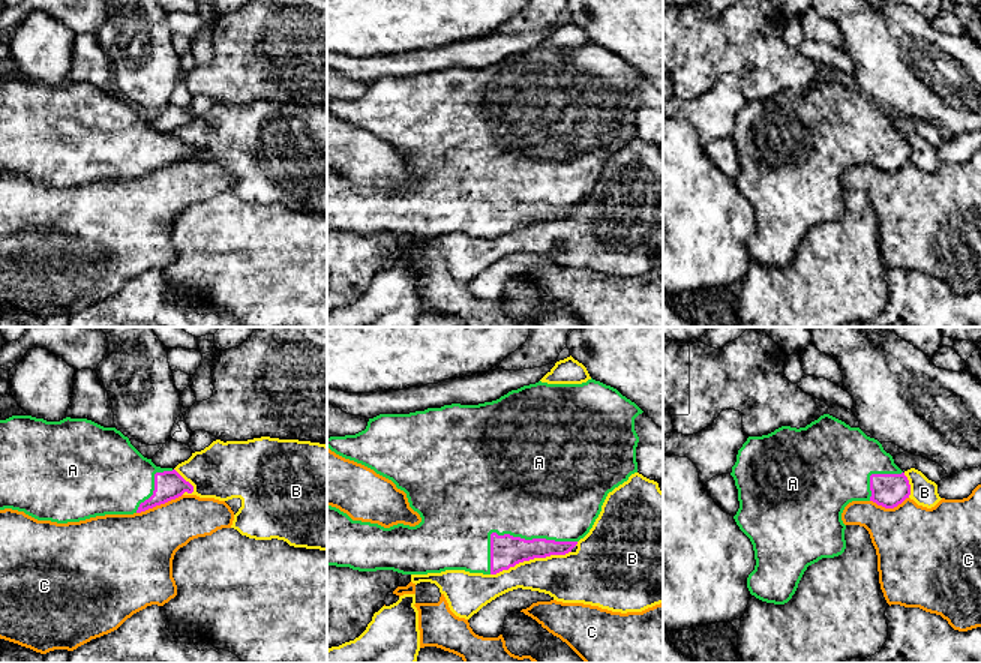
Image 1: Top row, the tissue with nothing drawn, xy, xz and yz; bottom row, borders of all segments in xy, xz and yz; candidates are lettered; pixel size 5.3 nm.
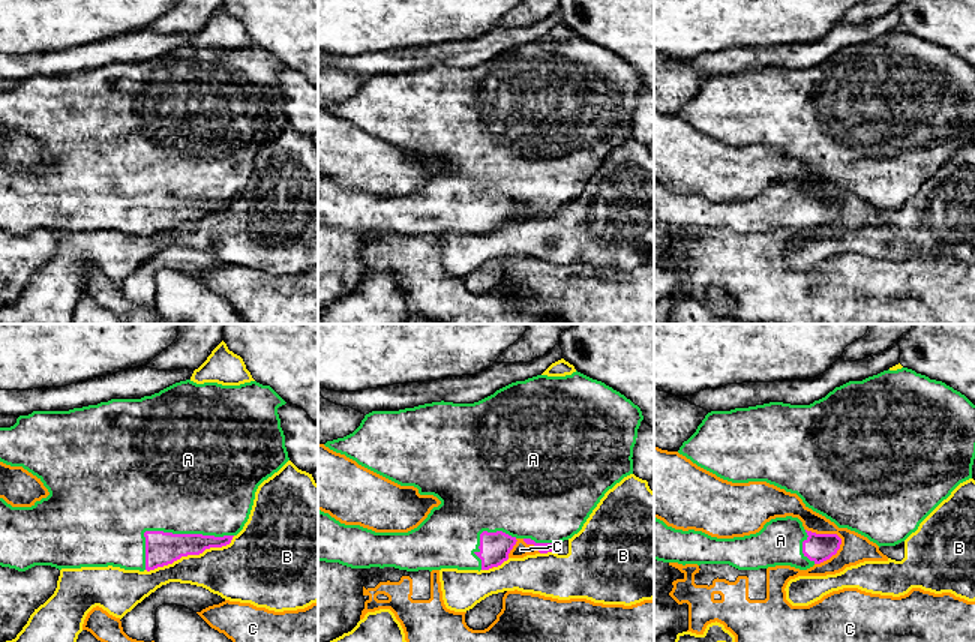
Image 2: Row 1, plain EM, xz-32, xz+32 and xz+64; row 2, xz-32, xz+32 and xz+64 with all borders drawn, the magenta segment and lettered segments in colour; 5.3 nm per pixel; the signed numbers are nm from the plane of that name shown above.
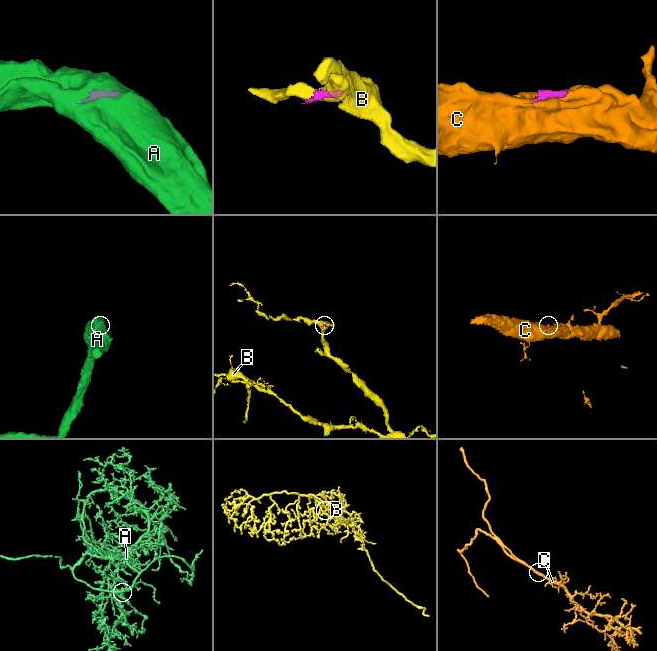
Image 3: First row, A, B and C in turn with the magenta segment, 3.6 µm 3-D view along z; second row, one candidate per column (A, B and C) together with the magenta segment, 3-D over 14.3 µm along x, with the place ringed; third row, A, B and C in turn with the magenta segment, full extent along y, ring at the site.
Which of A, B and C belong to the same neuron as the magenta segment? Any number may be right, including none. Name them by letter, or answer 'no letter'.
A

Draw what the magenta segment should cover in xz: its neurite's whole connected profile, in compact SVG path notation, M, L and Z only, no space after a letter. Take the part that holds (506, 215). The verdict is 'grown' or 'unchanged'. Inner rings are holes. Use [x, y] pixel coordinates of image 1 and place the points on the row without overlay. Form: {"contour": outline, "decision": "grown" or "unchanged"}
{"contour": "M592 42L582 48L538 45L478 69L452 68L410 78L380 78L356 99L330 100L327 111L332 116L374 134L404 154L422 186L384 192L352 184L327 170L327 230L402 238L446 234L496 238L534 222L566 219L590 196L608 158L638 136L634 82L642 76L616 52Z", "decision": "grown"}

